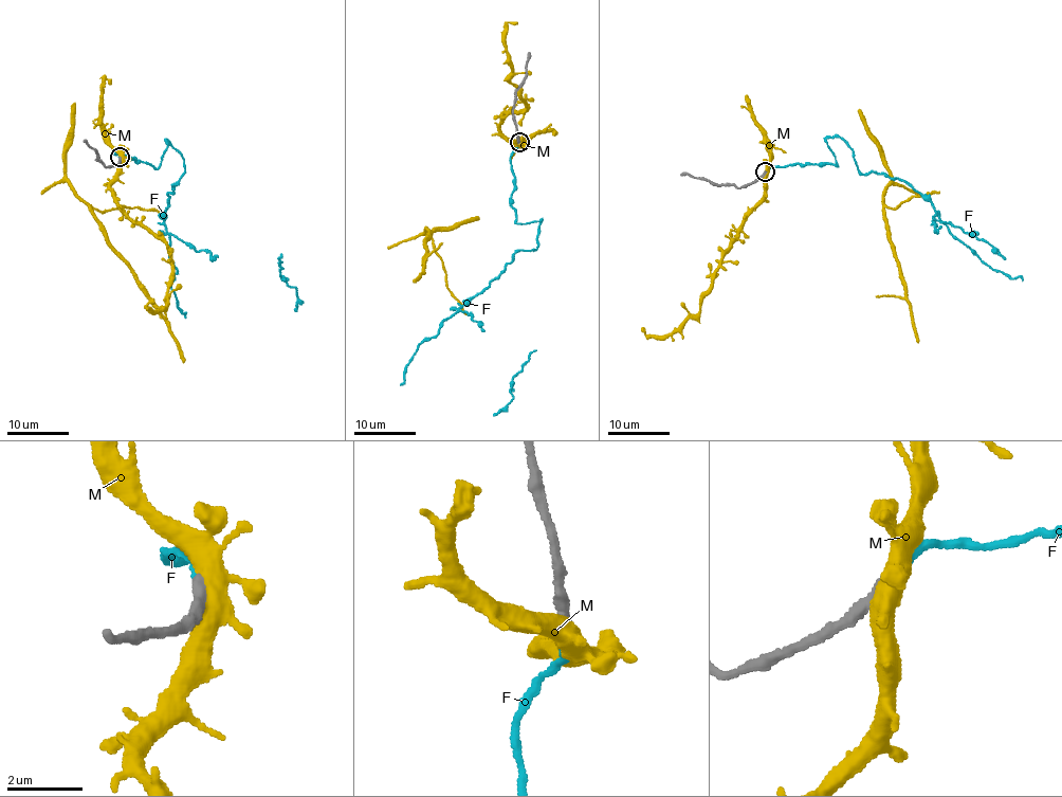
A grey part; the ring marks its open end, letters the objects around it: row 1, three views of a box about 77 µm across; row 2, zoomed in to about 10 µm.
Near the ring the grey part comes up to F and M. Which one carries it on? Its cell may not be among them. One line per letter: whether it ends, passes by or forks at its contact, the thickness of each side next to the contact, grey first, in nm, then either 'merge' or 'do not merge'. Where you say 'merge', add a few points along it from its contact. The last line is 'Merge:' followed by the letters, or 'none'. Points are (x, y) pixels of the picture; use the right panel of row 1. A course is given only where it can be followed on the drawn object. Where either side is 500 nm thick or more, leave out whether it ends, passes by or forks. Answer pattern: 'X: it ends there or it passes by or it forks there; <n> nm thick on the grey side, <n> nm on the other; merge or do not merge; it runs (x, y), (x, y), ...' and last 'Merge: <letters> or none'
F: it ends there; 280 nm thick on the grey side, 130 nm on the other; do not merge
M: it forks there; 360 nm thick on the grey side, 440 nm on the other; do not merge
Merge: none

